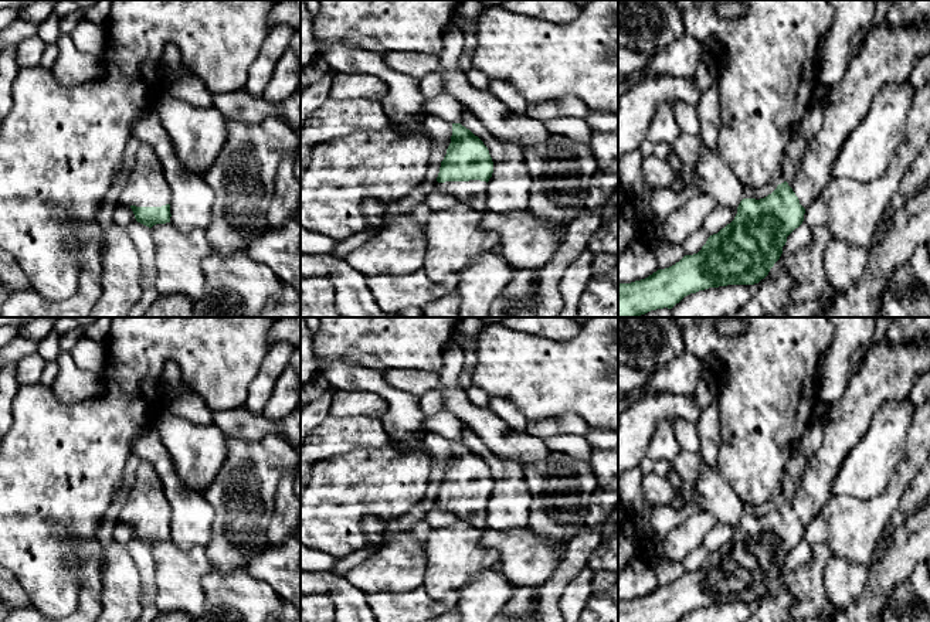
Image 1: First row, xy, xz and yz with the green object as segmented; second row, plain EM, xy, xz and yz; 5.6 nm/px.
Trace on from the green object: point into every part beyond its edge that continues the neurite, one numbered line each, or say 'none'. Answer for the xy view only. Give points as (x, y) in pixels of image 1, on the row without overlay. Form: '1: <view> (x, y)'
1: xy (148, 505)

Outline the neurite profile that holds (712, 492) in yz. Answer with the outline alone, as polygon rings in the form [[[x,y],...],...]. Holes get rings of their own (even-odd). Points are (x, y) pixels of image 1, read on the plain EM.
[[[703,462],[692,494],[696,503],[709,511],[717,523],[737,526],[744,516],[744,503],[717,466],[709,466]]]

